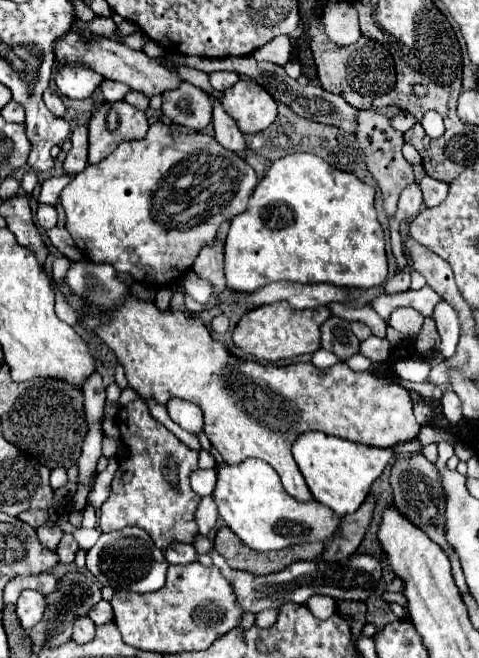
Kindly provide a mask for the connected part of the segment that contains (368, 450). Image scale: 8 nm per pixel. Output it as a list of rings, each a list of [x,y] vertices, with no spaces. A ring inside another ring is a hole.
[[[317,430],[301,434],[293,442],[291,450],[301,474],[305,476],[311,496],[317,502],[329,506],[339,516],[353,514],[363,504],[373,480],[381,476],[383,468],[393,456],[391,448],[365,446],[365,444],[357,444],[339,436],[327,436]]]

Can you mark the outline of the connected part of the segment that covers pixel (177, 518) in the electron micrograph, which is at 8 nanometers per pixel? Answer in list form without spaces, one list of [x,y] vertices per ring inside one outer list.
[[[137,398],[123,406],[117,414],[121,442],[129,448],[129,456],[119,458],[119,472],[111,482],[111,494],[99,510],[99,526],[103,532],[121,530],[125,526],[143,528],[157,548],[167,550],[173,542],[193,544],[199,534],[195,510],[201,496],[189,486],[189,476],[197,470],[197,452],[189,450],[171,430],[147,414],[145,400]]]

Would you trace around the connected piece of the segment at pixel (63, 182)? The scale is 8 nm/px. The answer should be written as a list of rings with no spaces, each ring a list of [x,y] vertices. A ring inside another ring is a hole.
[[[53,176],[53,178],[47,178],[43,182],[43,188],[41,188],[41,194],[39,194],[39,202],[43,204],[55,204],[61,190],[73,180],[73,176]]]

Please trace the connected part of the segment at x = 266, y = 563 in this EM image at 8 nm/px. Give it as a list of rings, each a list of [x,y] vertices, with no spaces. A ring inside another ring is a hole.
[[[219,528],[215,536],[215,550],[227,560],[227,564],[235,570],[245,570],[251,574],[273,574],[281,572],[281,568],[287,568],[293,562],[315,560],[323,548],[323,542],[313,542],[277,552],[257,552],[245,546],[231,528]]]

